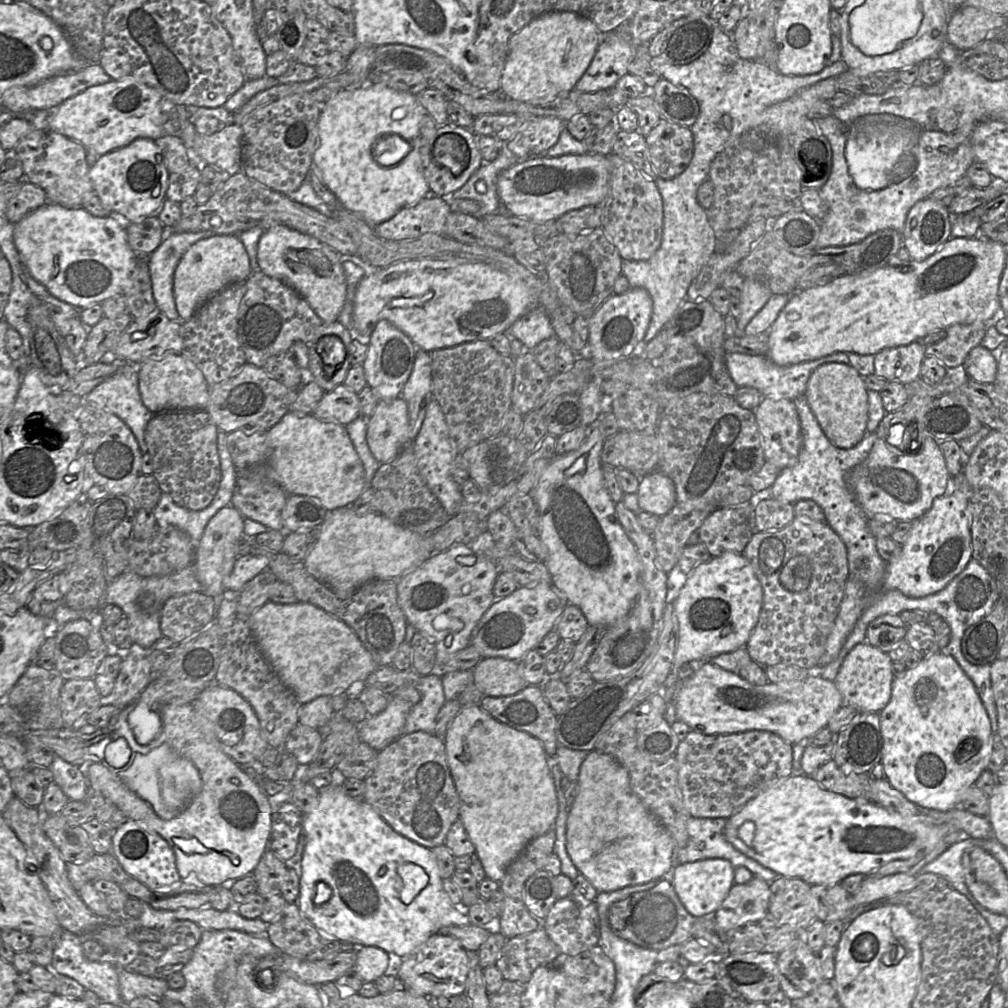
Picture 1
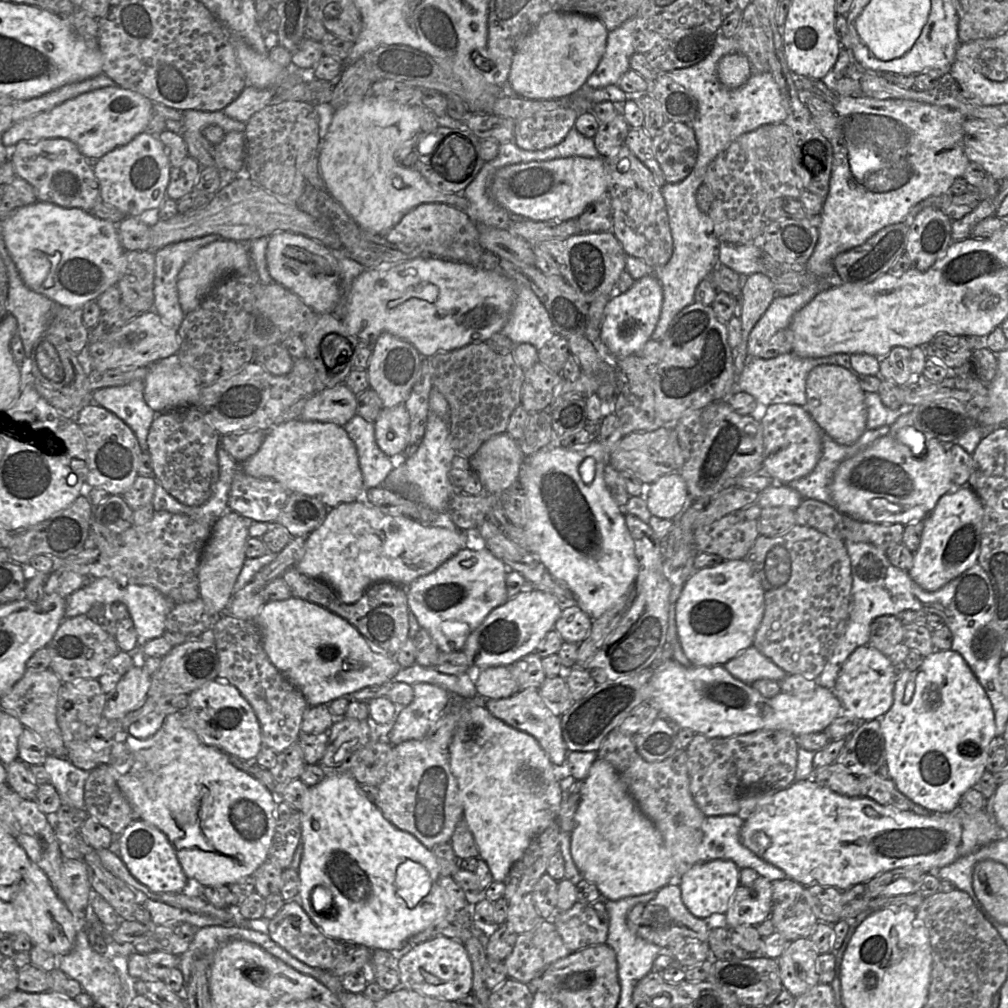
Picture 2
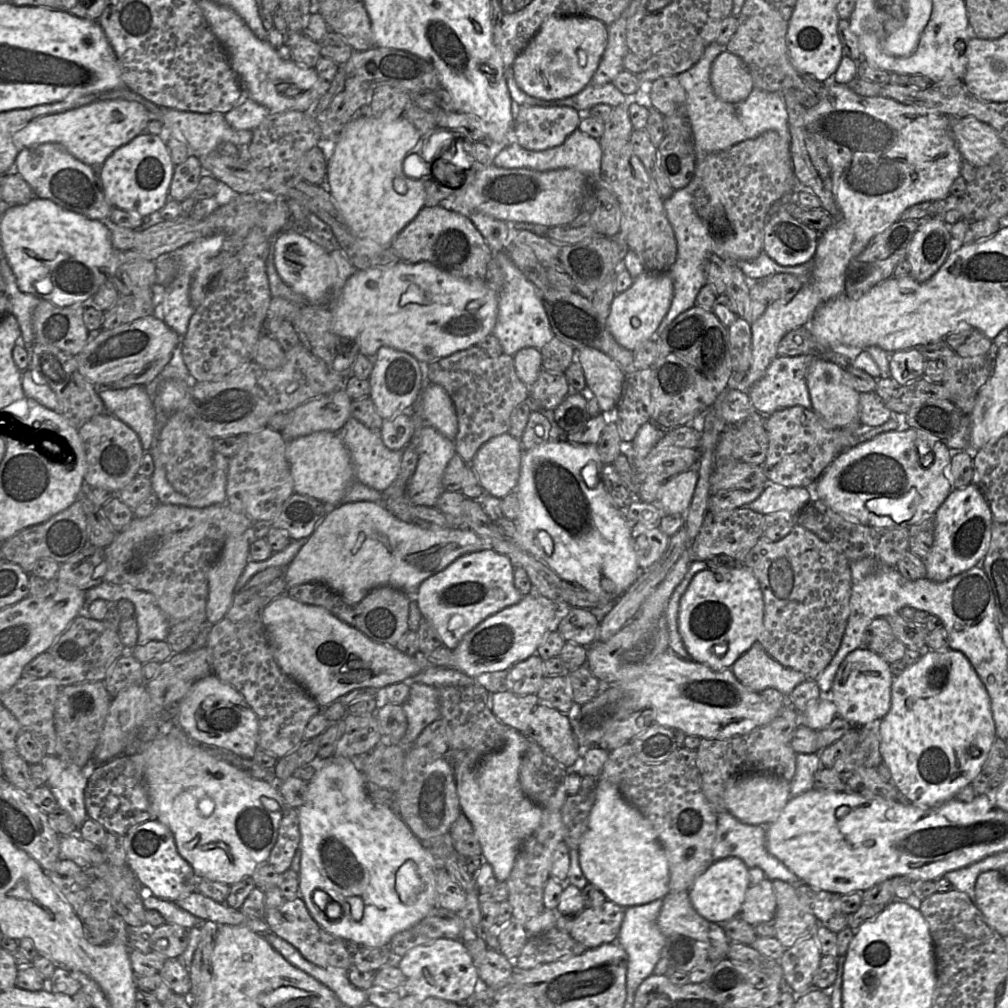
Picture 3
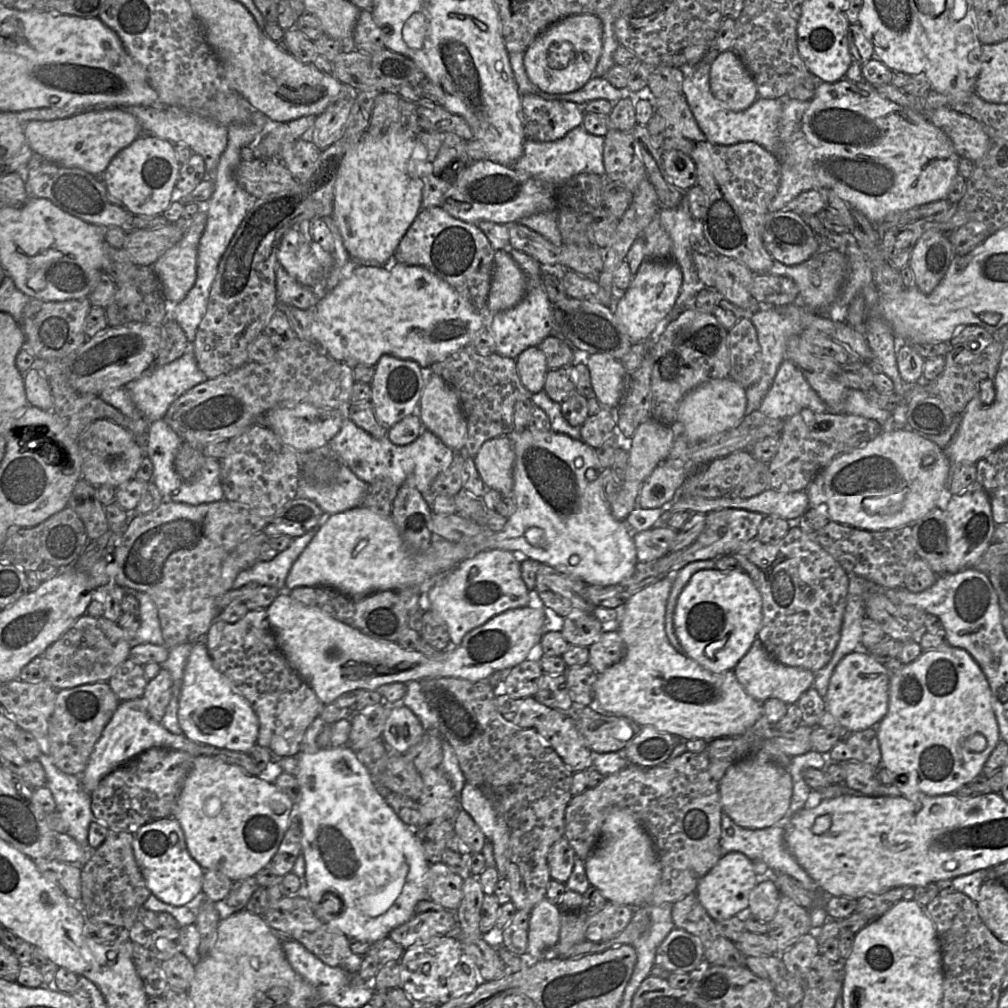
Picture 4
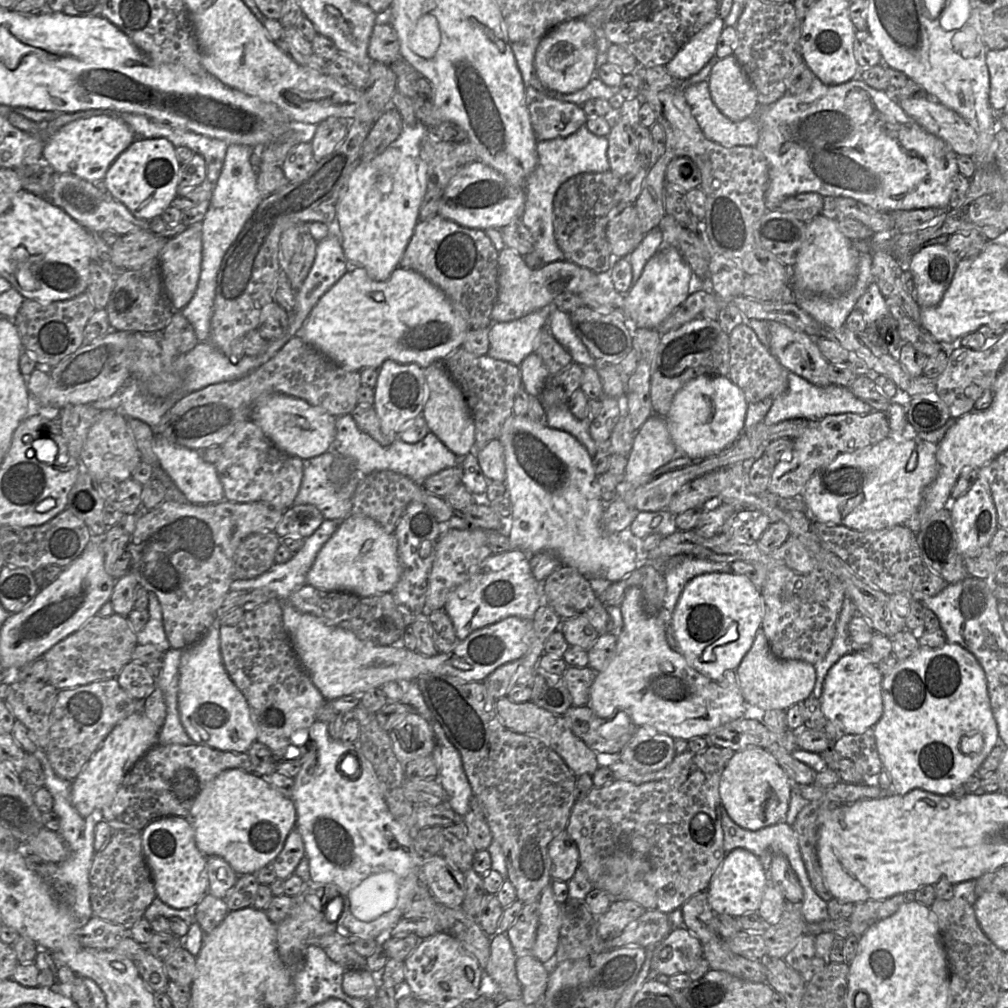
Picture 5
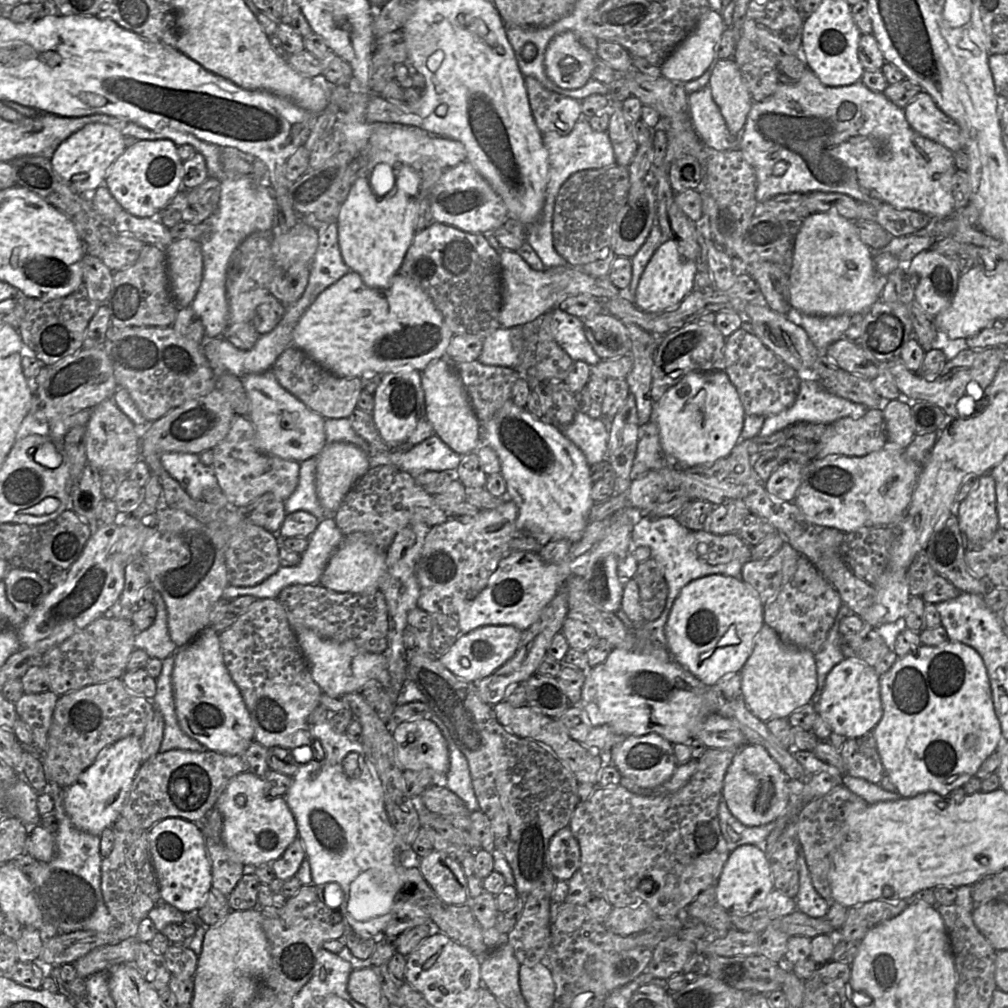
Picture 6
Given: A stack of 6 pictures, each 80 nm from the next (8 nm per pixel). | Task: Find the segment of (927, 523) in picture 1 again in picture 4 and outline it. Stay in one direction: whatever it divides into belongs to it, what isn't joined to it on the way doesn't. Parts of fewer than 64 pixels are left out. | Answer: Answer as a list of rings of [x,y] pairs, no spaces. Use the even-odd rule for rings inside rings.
[[[976,481],[962,493],[951,496],[945,513],[948,549],[945,572],[955,574],[977,563],[992,542],[996,524],[988,495],[983,486]]]

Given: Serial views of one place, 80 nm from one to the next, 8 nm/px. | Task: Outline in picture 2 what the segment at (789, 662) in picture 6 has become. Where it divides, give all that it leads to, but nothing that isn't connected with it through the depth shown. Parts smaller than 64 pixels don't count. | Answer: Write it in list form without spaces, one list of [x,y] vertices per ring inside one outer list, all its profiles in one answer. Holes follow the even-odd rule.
[[[753,644],[737,653],[723,667],[735,678],[752,685],[758,679],[780,683],[788,675],[781,667],[764,656]]]

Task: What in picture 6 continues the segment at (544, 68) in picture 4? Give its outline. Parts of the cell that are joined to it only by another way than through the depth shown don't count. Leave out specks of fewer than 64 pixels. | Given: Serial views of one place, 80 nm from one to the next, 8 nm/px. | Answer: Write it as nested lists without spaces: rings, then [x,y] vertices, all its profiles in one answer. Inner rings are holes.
[[[571,31],[555,36],[548,44],[544,68],[548,78],[564,89],[578,89],[583,87],[591,78],[597,55],[586,49]]]

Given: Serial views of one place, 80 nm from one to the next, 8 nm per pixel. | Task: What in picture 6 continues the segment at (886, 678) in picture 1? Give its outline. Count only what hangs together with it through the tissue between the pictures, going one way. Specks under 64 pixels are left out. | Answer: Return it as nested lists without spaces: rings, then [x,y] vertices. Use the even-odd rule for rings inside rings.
[[[844,658],[827,674],[819,701],[813,705],[832,732],[846,738],[861,737],[873,731],[883,716],[880,675],[860,659]]]

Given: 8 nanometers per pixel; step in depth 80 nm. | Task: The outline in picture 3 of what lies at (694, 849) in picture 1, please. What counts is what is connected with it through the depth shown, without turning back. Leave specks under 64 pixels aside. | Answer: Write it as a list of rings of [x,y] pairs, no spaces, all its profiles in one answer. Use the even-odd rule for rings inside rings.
[[[729,812],[718,814],[717,830],[713,844],[713,859],[718,861],[726,857],[738,857],[748,869],[758,867],[763,870],[765,878],[774,881],[781,880],[791,885],[801,885],[802,882],[780,860],[772,856],[766,848],[766,826],[749,825],[740,822]]]

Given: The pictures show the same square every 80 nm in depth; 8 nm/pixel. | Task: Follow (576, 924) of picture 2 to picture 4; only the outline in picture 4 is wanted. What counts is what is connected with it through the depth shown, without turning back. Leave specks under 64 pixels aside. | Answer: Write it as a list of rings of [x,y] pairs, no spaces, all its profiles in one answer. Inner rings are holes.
[[[607,901],[604,908],[589,915],[586,921],[585,938],[590,942],[603,942],[619,935],[629,924],[635,909]]]

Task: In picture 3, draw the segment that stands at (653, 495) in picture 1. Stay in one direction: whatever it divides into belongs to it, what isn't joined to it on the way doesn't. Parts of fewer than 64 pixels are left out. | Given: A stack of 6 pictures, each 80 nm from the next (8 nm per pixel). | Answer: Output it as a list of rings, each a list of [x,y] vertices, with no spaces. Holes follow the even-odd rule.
[[[689,469],[665,480],[655,502],[663,515],[680,514],[684,517],[698,478],[698,472],[695,469]]]

